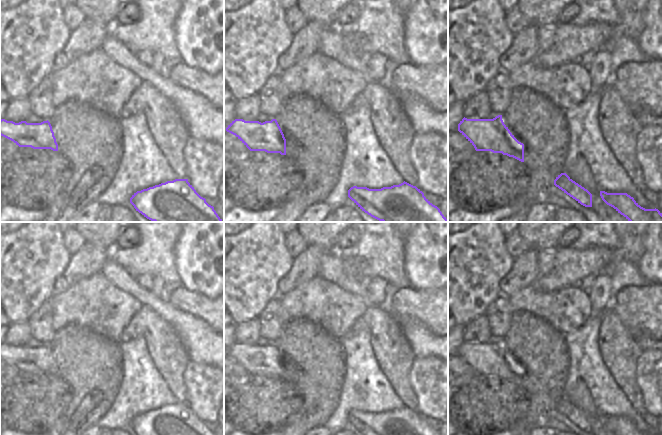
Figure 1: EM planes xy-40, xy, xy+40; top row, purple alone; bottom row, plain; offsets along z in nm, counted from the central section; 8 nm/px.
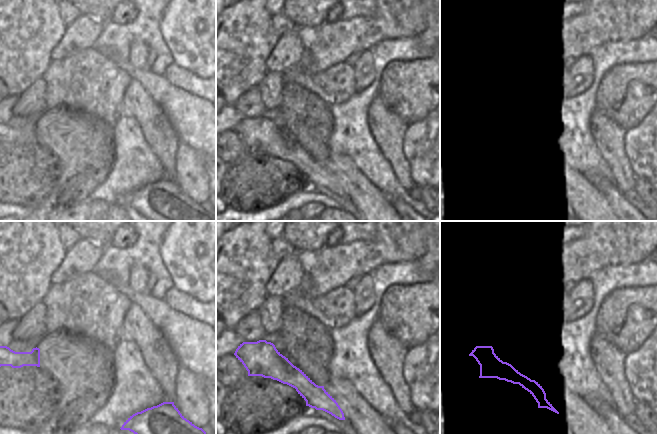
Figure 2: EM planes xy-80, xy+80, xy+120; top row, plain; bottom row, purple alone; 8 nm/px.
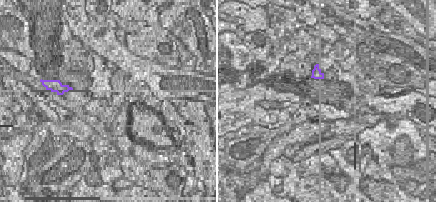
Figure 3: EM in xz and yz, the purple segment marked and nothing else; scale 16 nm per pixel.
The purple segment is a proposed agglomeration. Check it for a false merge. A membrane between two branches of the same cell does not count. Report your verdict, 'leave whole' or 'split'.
leave whole

